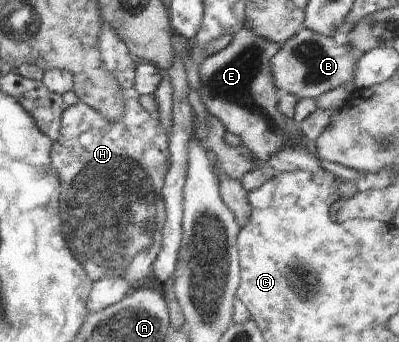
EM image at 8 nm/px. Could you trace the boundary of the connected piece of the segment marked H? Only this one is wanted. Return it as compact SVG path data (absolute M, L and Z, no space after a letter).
M102 24L99 48L103 66L116 76L123 89L123 118L119 122L110 122L82 102L69 106L62 112L59 136L56 141L51 142L51 162L62 184L61 230L75 258L83 265L93 282L122 276L132 283L130 279L144 279L148 271L153 271L153 260L161 250L159 233L163 231L165 222L165 203L161 191L170 165L169 137L159 119L154 118L140 105L140 94L134 89L138 61L108 24Z

